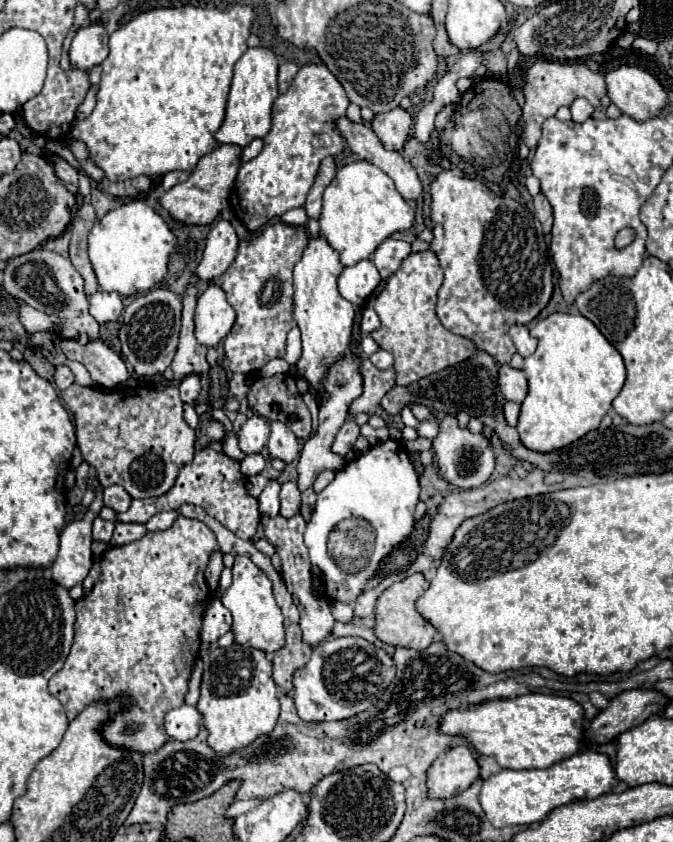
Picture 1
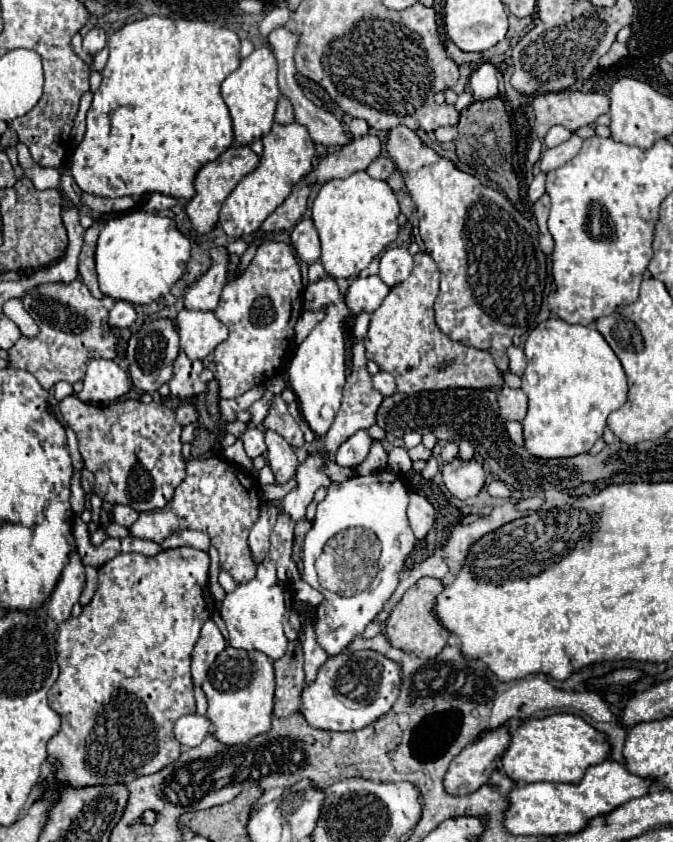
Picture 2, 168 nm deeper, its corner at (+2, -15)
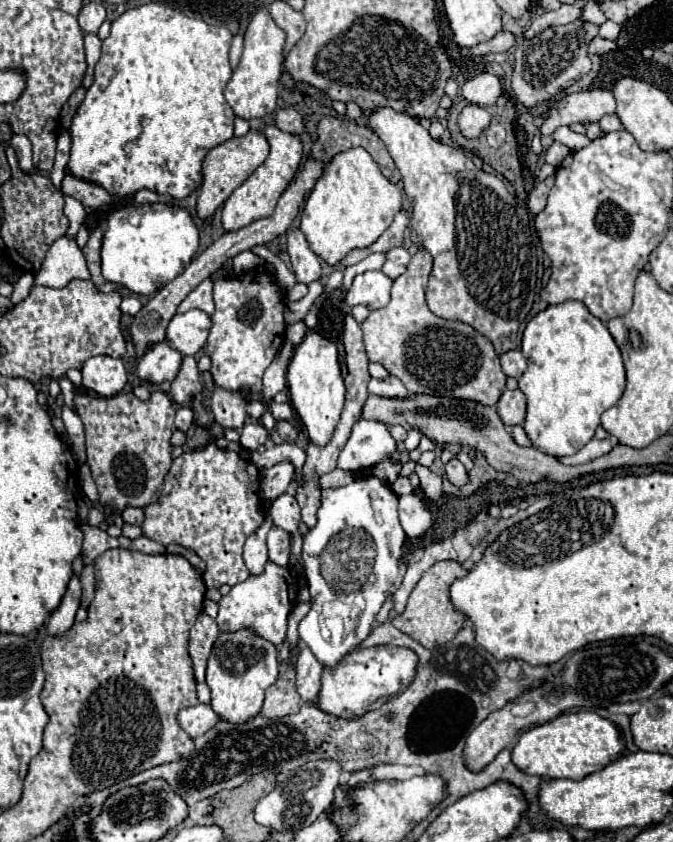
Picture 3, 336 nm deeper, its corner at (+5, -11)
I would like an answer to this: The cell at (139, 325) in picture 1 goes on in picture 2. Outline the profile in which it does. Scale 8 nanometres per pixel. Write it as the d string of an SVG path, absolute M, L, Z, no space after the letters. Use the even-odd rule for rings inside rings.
M156 319L152 323L144 323L142 329L130 337L126 353L128 353L128 365L130 365L128 373L132 377L134 387L146 393L158 391L160 385L172 379L172 365L180 353L176 327L170 323L170 319Z

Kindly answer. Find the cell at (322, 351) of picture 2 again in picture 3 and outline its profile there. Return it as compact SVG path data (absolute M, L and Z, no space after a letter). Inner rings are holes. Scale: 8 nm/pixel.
M315 329L307 331L301 345L295 347L289 369L287 369L287 389L293 409L297 411L311 443L327 445L331 433L339 421L343 401L345 401L345 383L341 377L339 353L335 343L319 335Z

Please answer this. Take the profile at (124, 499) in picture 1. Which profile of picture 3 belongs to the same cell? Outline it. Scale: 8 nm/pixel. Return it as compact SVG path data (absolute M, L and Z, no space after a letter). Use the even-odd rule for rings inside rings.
M125 507L121 511L121 517L125 523L131 523L131 525L141 525L143 523L143 509L137 509L137 507Z

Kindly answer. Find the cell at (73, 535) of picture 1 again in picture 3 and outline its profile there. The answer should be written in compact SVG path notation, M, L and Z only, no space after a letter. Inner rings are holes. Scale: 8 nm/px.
M73 575L69 585L67 585L67 591L65 591L61 603L59 603L59 607L49 617L47 631L51 635L59 635L59 633L67 631L73 625L75 613L79 609L79 599L81 599L81 583L79 583L79 577Z

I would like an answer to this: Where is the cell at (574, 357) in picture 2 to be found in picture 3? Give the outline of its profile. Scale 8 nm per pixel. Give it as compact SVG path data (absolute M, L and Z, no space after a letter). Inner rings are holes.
M565 301L561 305L549 305L527 323L521 351L529 361L527 371L519 377L519 389L527 397L527 417L523 423L527 437L547 455L575 455L587 441L593 439L595 429L601 423L601 413L613 407L625 391L625 367L613 337L605 323L593 317L583 303Z

